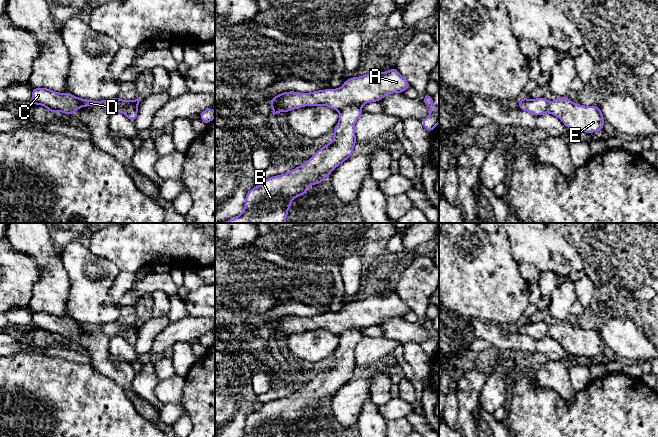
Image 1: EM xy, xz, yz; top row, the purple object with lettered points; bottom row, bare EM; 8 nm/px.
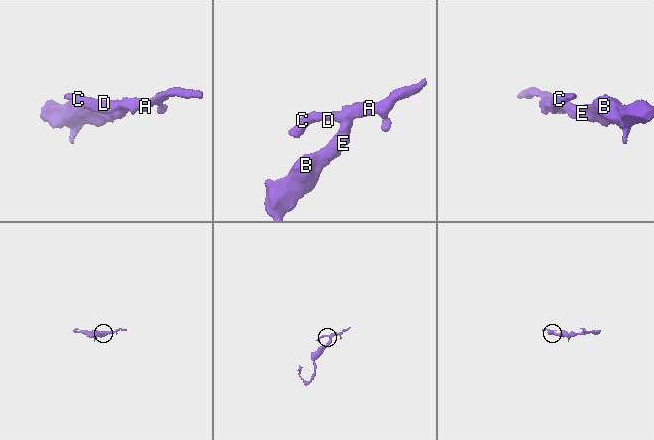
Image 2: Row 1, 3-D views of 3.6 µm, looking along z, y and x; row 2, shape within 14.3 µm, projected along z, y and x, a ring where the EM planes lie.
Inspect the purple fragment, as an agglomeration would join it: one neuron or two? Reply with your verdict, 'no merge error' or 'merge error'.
merge error

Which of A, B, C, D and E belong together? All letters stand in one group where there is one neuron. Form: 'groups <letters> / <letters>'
groups A C D / B E

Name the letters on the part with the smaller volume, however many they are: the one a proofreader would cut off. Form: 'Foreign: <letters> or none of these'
Foreign: A, C, D

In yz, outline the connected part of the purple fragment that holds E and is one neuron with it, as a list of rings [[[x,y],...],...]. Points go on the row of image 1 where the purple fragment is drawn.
[[[558,97],[549,102],[547,112],[576,133],[595,133],[604,127],[605,120],[599,106],[575,104],[568,97]]]

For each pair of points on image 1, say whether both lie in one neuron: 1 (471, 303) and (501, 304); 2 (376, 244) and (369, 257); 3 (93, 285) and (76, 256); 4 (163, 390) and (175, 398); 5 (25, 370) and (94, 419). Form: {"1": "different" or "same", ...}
{"1": "same", "2": "same", "3": "same", "4": "same", "5": "same"}

